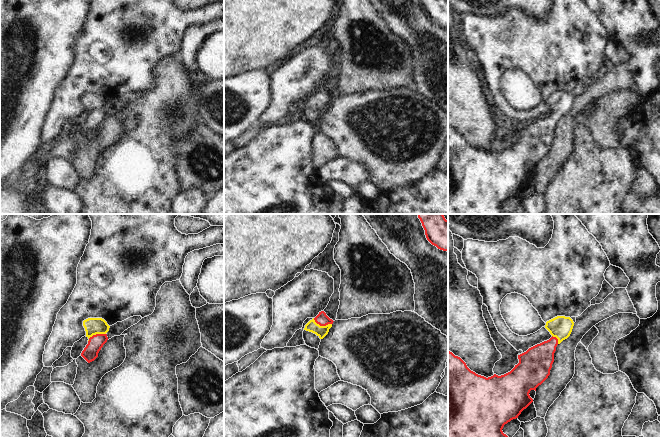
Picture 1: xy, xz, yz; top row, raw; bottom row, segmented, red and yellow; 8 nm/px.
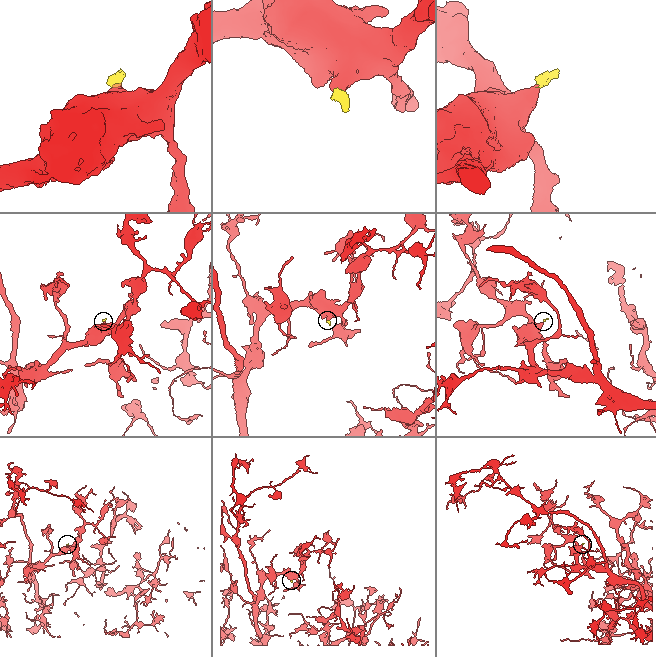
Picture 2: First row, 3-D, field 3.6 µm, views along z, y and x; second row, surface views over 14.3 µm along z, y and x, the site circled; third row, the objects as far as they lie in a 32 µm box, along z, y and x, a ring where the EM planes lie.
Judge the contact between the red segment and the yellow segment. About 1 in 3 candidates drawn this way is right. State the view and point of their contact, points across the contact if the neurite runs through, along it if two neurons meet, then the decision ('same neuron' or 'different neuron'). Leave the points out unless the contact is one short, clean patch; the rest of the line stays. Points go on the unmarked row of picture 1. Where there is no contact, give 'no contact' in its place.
contact xz (322, 101); way xz (322, 95), (322, 101), (321, 107); same neuron

